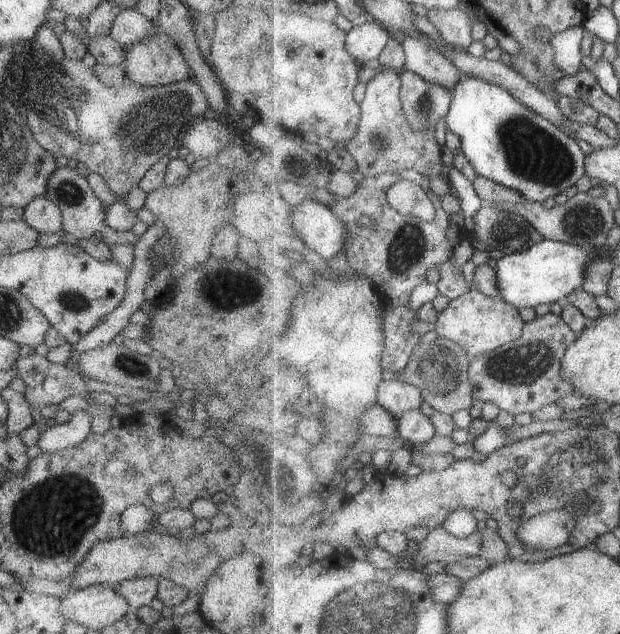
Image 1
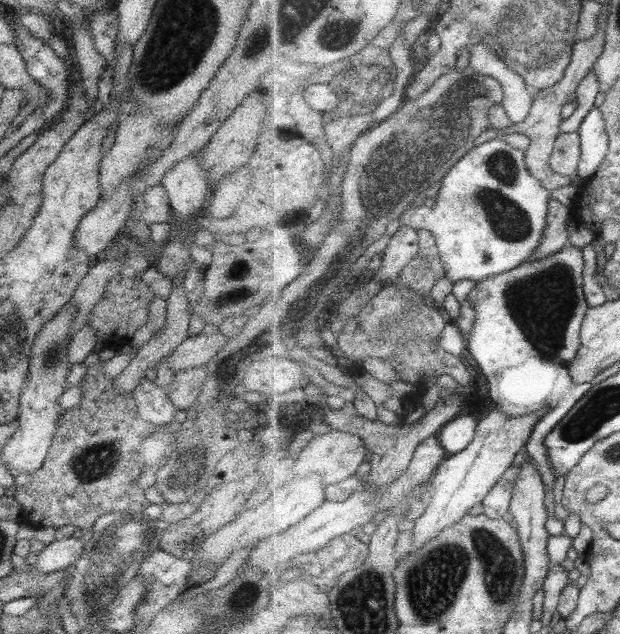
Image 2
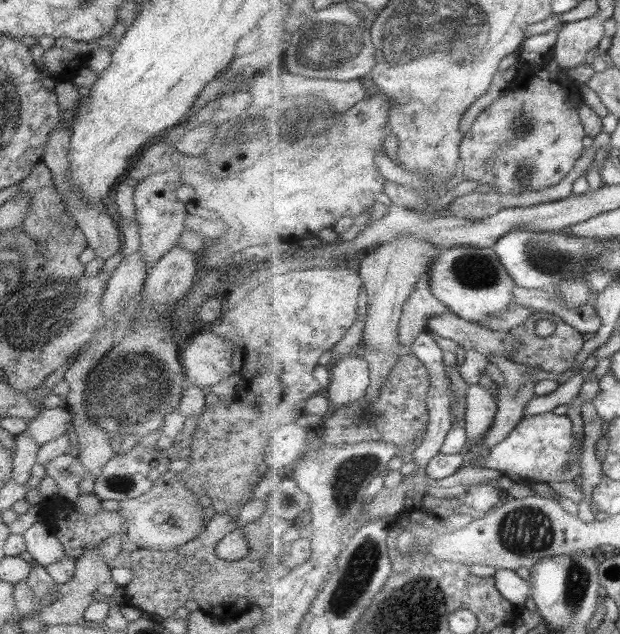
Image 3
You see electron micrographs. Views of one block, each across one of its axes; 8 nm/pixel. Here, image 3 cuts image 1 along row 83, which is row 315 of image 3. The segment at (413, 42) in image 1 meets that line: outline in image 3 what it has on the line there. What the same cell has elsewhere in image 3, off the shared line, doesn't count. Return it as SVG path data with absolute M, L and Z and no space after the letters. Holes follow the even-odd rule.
M452 312L431 316L427 331L455 341L460 350L473 348L486 357L495 353L511 358L515 349L513 338L508 333L488 330Z

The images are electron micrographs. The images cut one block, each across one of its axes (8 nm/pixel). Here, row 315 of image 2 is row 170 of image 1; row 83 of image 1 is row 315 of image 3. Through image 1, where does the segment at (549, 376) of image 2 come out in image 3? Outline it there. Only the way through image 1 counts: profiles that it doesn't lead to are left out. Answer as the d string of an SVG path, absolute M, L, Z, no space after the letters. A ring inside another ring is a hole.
M459 246L443 250L430 272L433 295L453 314L477 324L488 316L507 310L513 304L516 286L492 247Z

